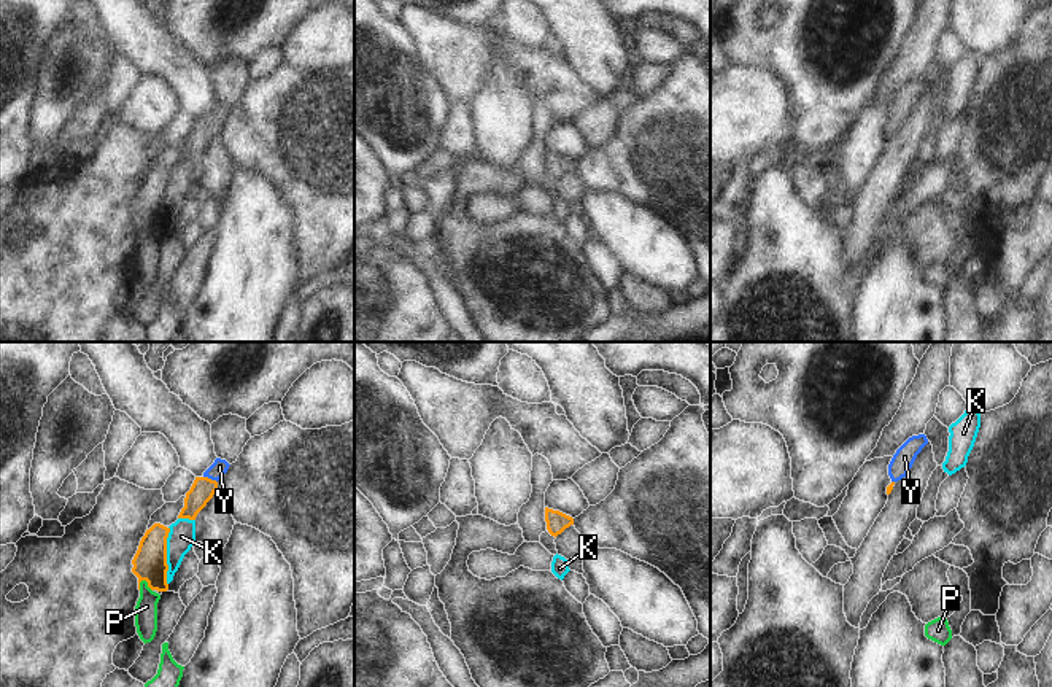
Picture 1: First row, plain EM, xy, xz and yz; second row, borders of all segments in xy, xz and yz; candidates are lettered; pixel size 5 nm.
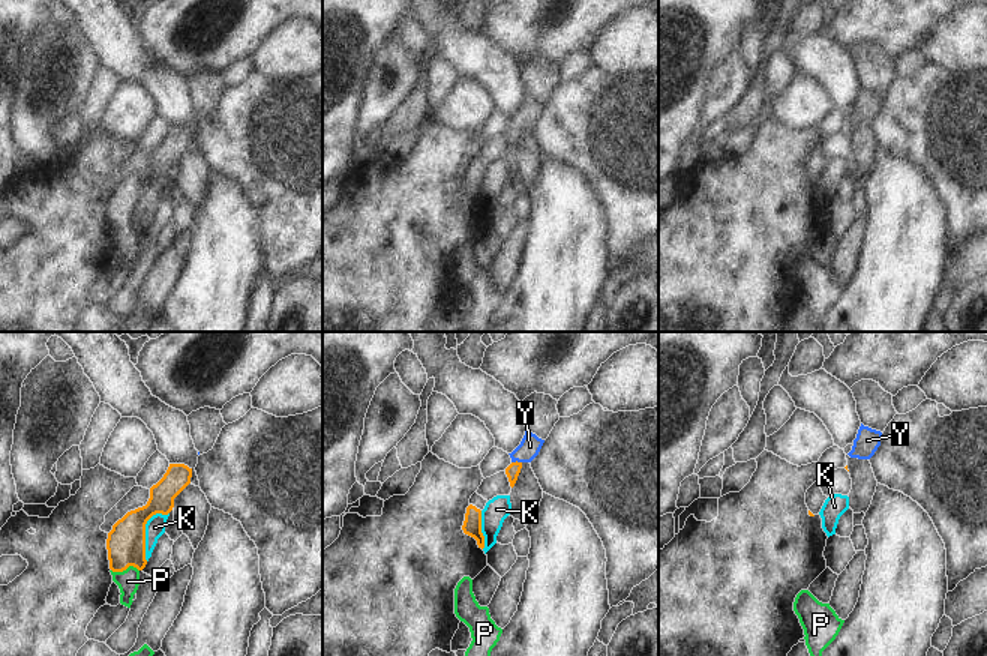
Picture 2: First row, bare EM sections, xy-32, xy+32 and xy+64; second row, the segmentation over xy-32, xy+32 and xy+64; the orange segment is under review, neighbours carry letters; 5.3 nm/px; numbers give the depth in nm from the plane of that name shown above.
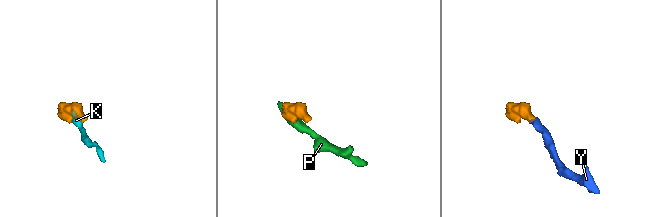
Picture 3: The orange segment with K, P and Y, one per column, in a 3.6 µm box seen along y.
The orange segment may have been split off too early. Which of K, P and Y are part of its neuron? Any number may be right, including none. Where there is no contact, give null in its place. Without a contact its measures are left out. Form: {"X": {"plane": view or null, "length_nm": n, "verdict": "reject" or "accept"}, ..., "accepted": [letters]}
{"K": {"plane": "xy", "length_nm": 300, "verdict": "reject"}, "P": {"plane": "xy", "length_nm": 80, "verdict": "accept"}, "Y": {"plane": "xy", "length_nm": 80, "verdict": "accept"}, "accepted": ["P", "Y"]}

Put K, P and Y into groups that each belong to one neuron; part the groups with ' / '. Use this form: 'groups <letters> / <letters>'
groups K / P Y

